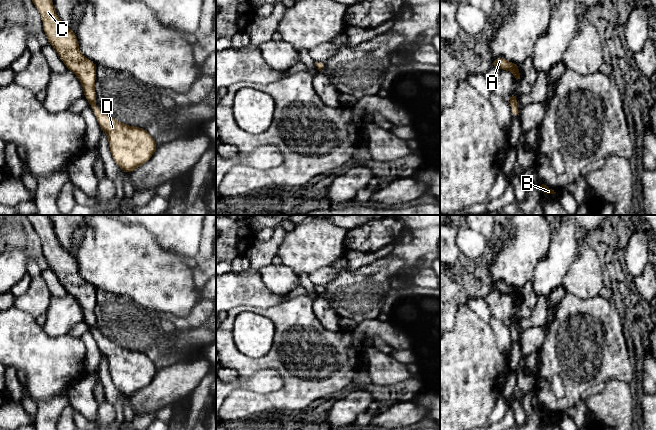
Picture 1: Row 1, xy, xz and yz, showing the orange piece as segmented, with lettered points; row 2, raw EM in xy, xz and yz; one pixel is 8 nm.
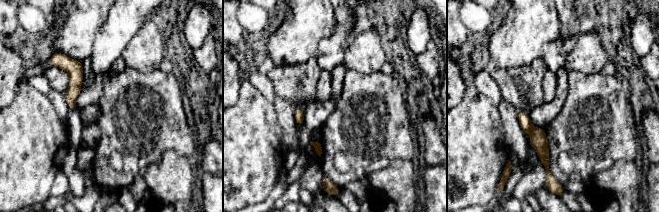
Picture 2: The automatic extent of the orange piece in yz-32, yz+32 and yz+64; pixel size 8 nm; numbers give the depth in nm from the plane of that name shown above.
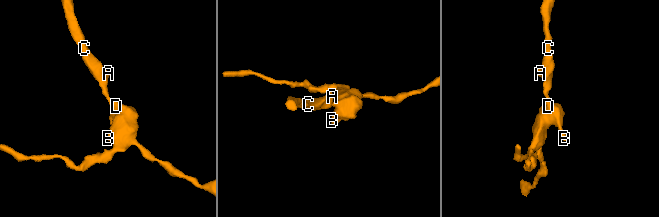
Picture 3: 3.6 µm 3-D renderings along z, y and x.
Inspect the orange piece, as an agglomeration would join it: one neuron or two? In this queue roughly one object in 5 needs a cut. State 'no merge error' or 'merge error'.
no merge error

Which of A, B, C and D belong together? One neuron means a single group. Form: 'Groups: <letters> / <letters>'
Groups: A B C D

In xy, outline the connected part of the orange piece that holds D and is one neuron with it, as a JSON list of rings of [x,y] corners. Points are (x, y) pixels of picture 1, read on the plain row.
[[[49,215],[25,216],[42,241],[43,254],[49,268],[56,274],[66,292],[80,304],[84,321],[93,333],[101,354],[107,359],[113,384],[120,393],[130,398],[153,380],[157,373],[154,362],[144,352],[124,348],[97,332],[97,289],[79,274],[76,258],[61,246]]]

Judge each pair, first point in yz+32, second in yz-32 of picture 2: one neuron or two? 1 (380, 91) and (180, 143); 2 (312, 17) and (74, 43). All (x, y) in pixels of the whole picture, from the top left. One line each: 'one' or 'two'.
1: one
2: one

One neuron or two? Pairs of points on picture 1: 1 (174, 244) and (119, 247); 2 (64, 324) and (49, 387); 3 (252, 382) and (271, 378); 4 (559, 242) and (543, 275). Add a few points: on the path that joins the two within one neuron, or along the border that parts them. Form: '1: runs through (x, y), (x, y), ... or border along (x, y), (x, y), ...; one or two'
1: border along (144, 227), (164, 250), (172, 253); two
2: border along (41, 327), (51, 336), (68, 334); two
3: runs through (257, 382), (266, 381); one
4: runs through (559, 250), (559, 258), (551, 267); one

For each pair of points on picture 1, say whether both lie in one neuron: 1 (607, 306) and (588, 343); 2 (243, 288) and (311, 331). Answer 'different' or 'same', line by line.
1: same
2: different

